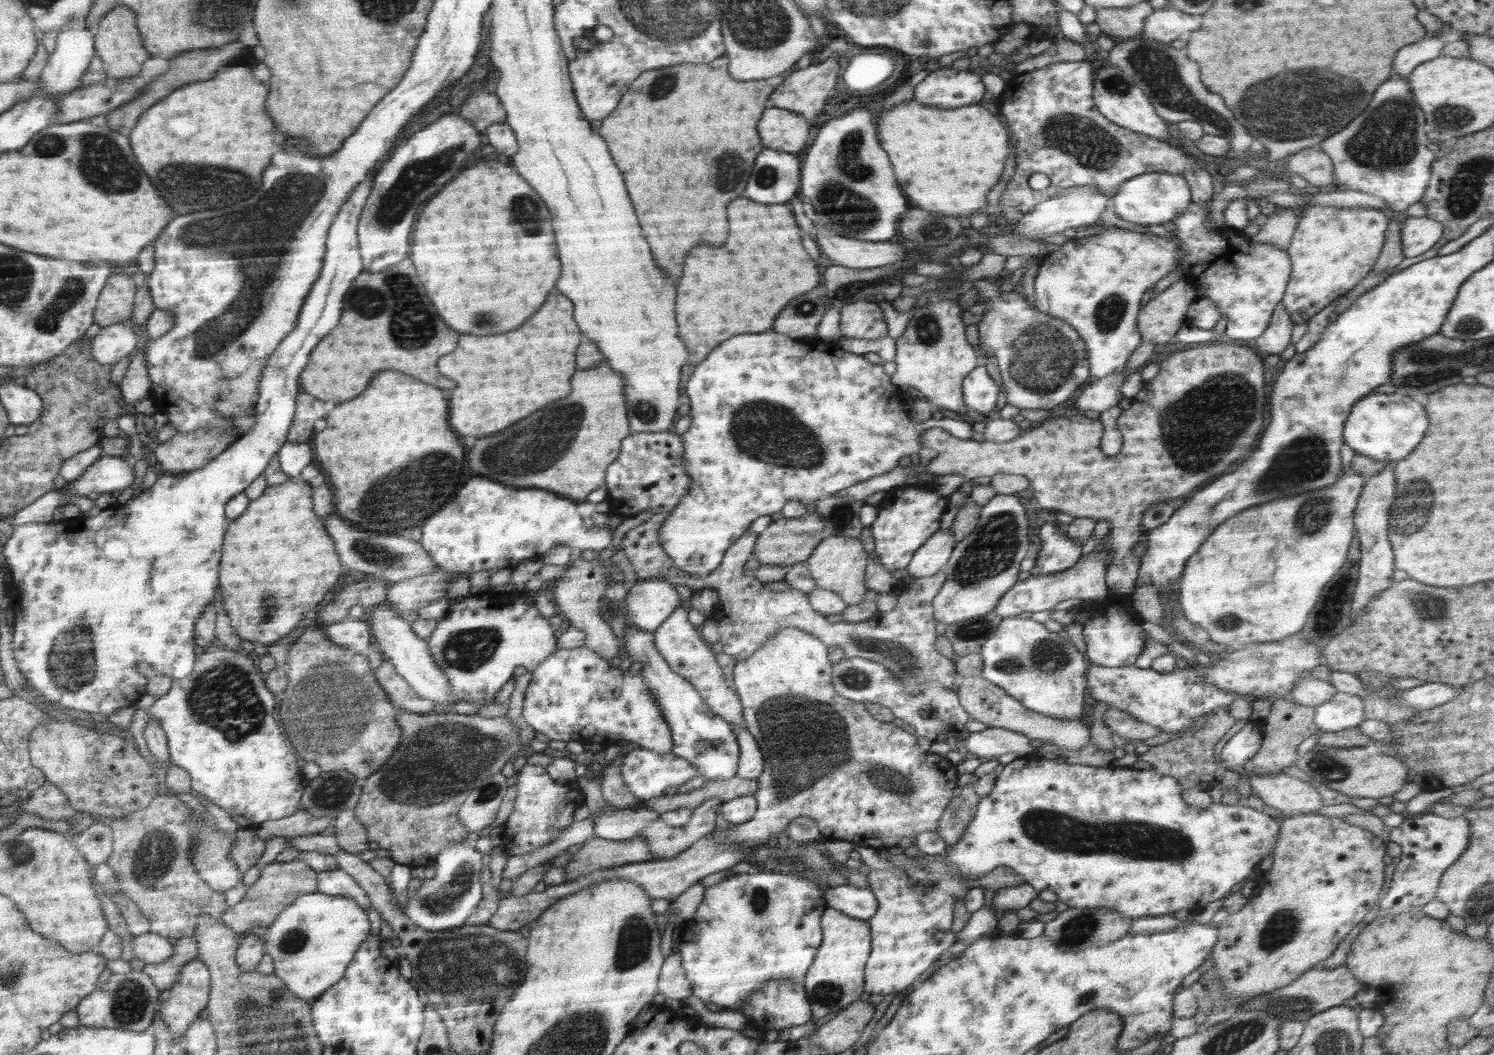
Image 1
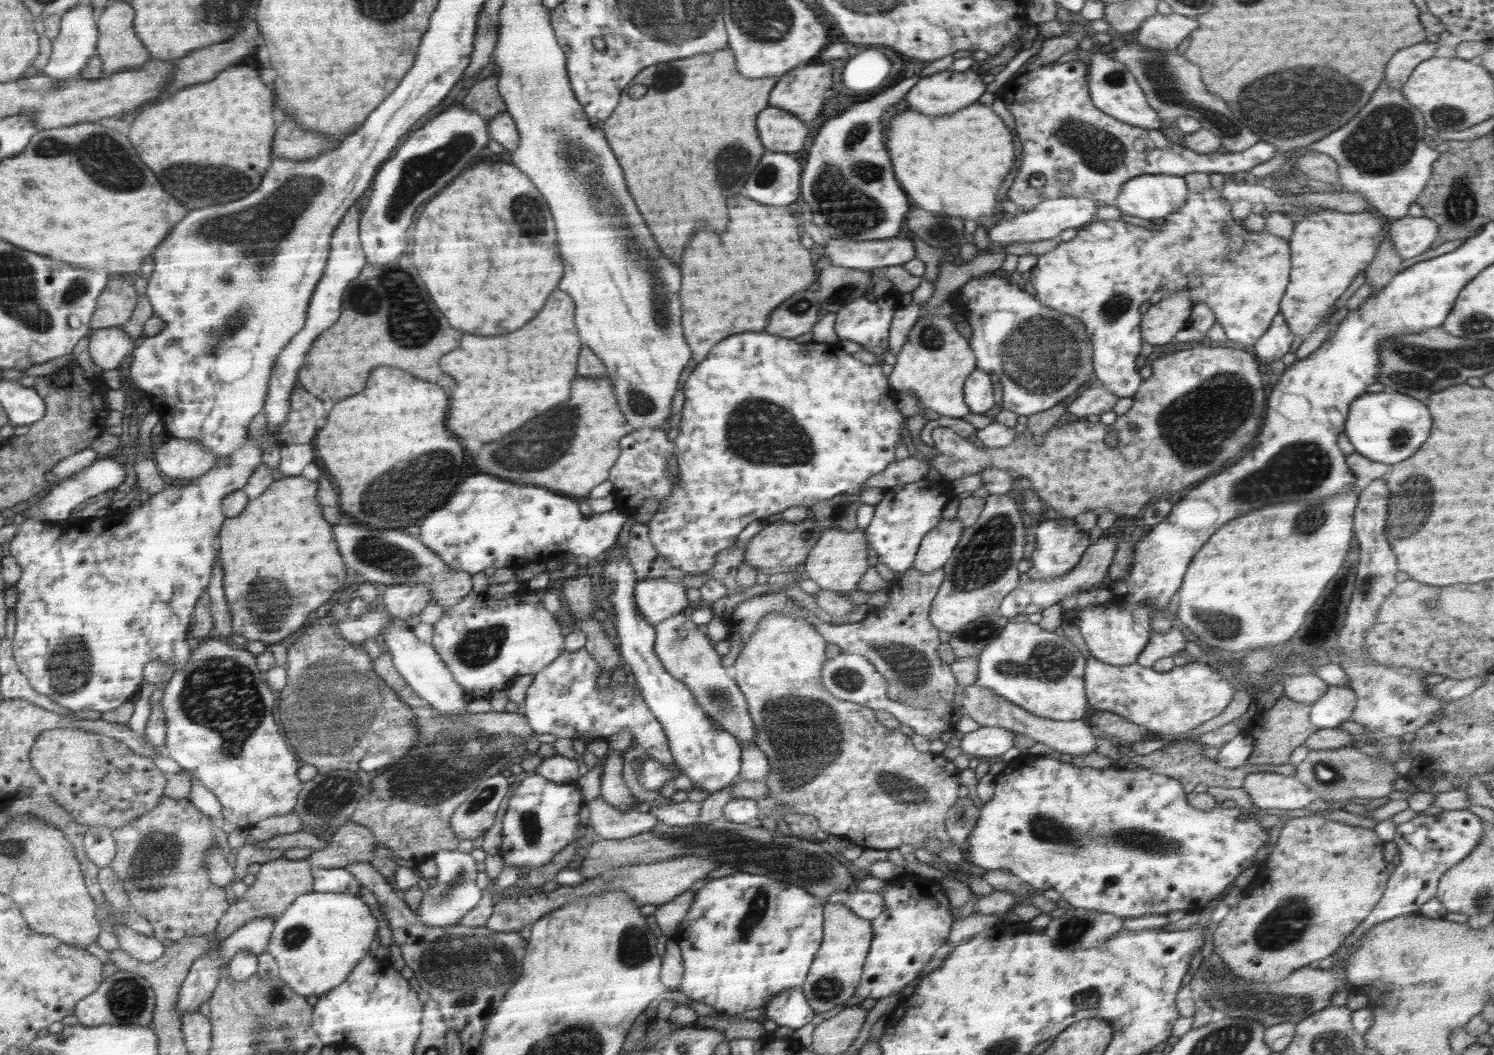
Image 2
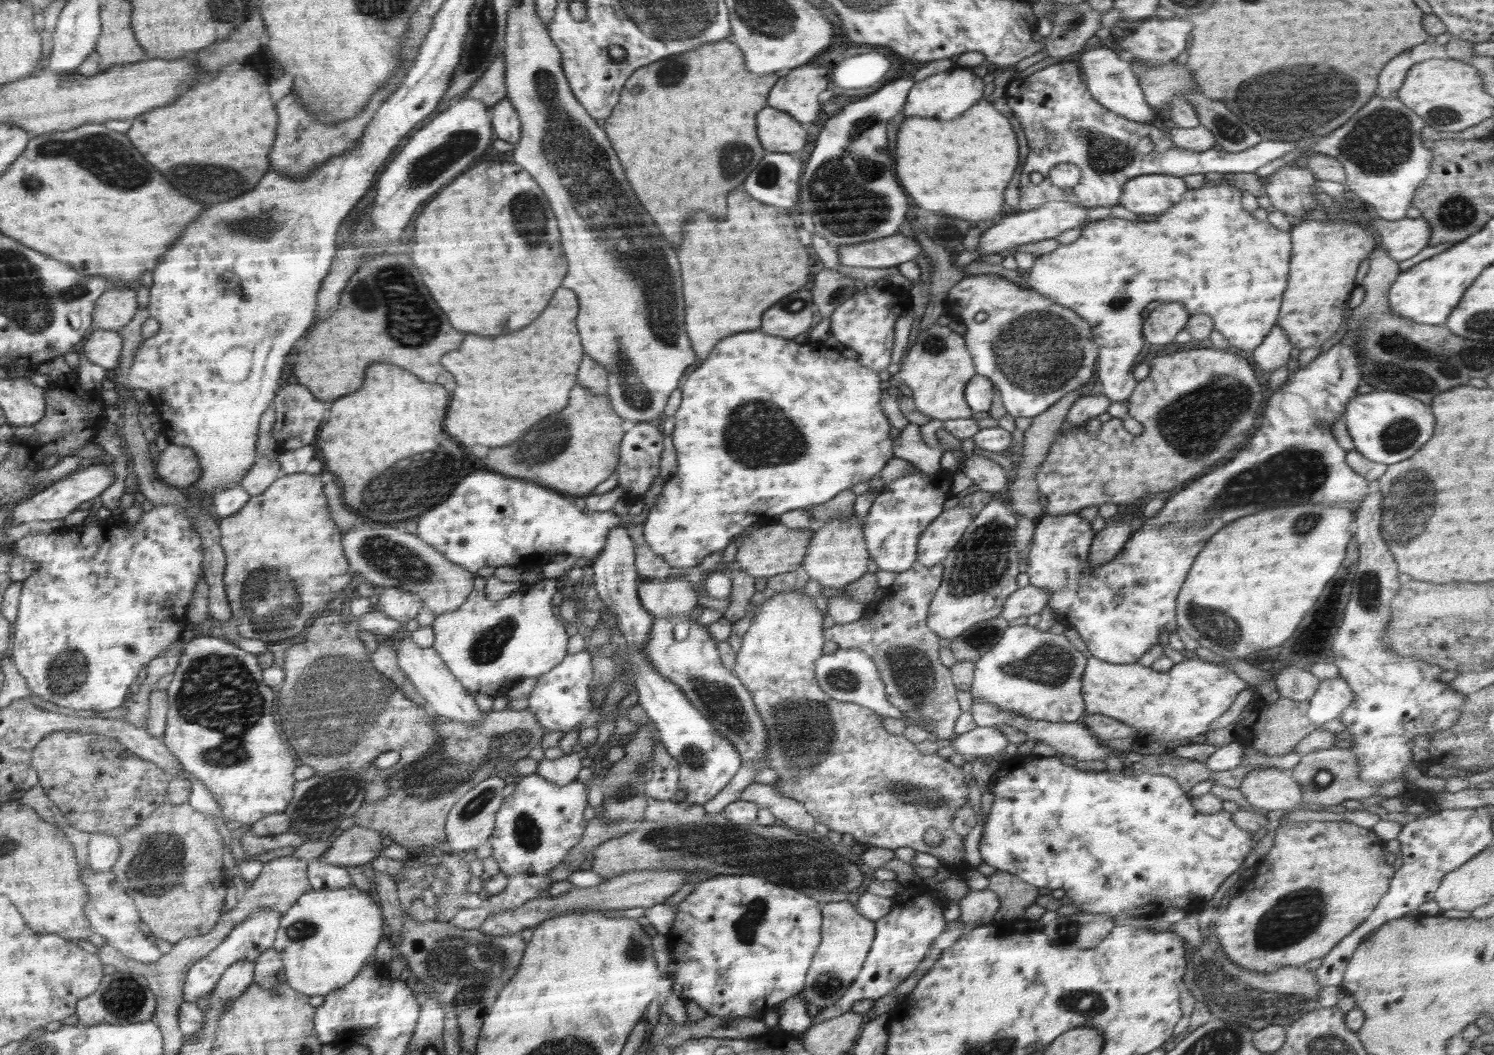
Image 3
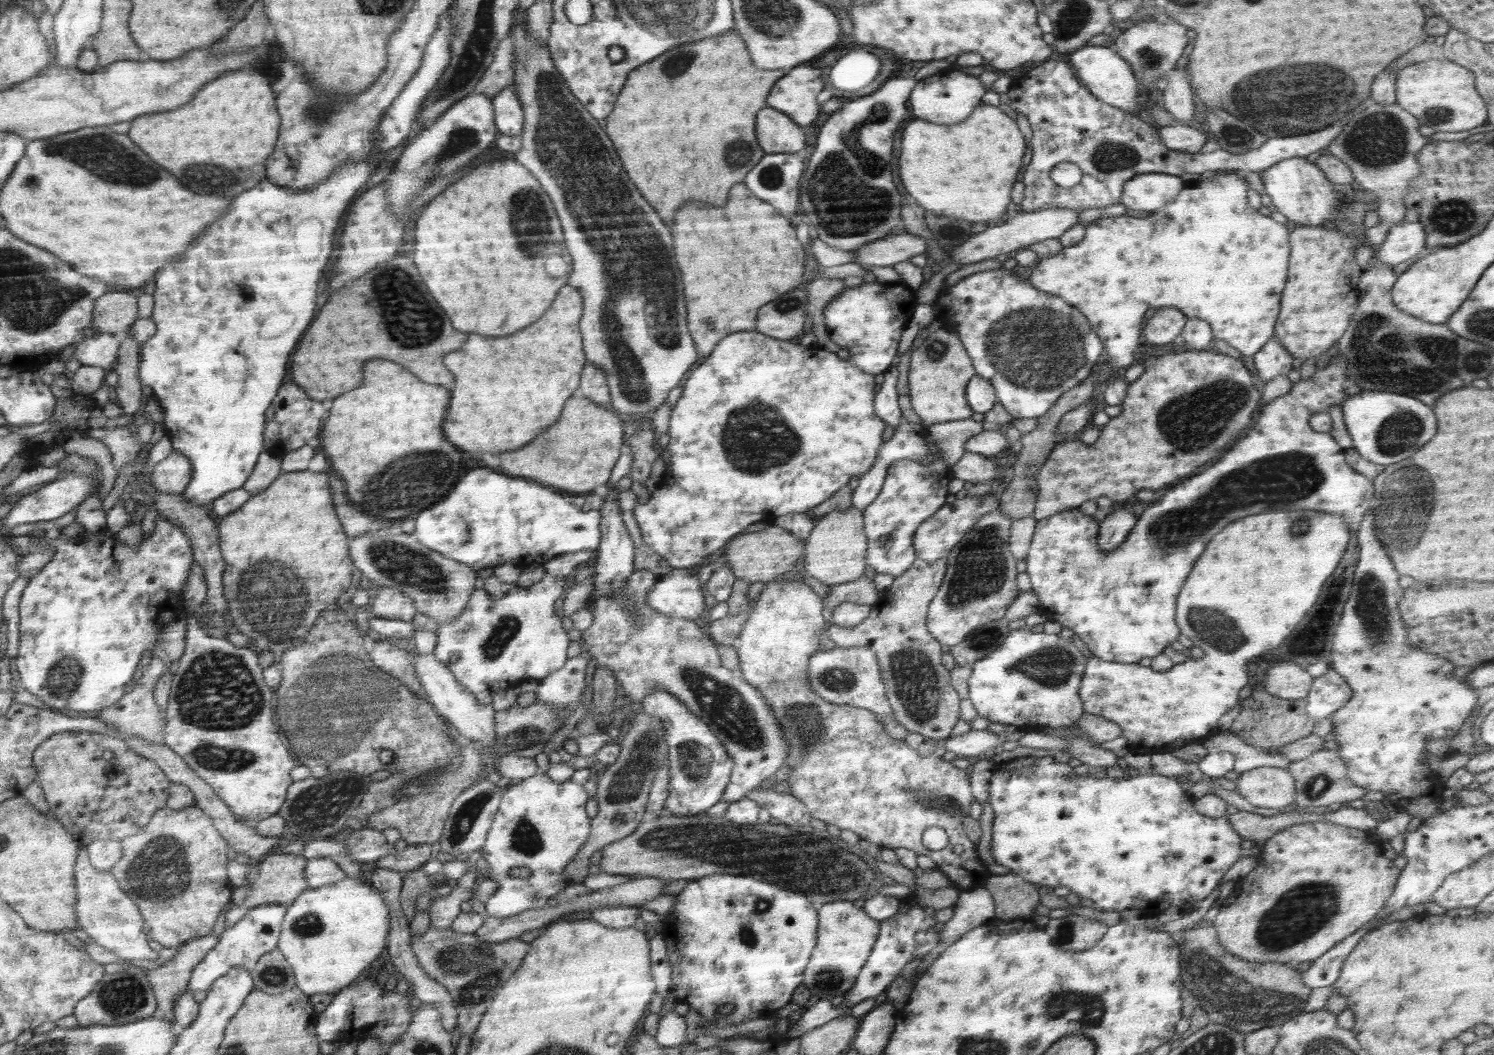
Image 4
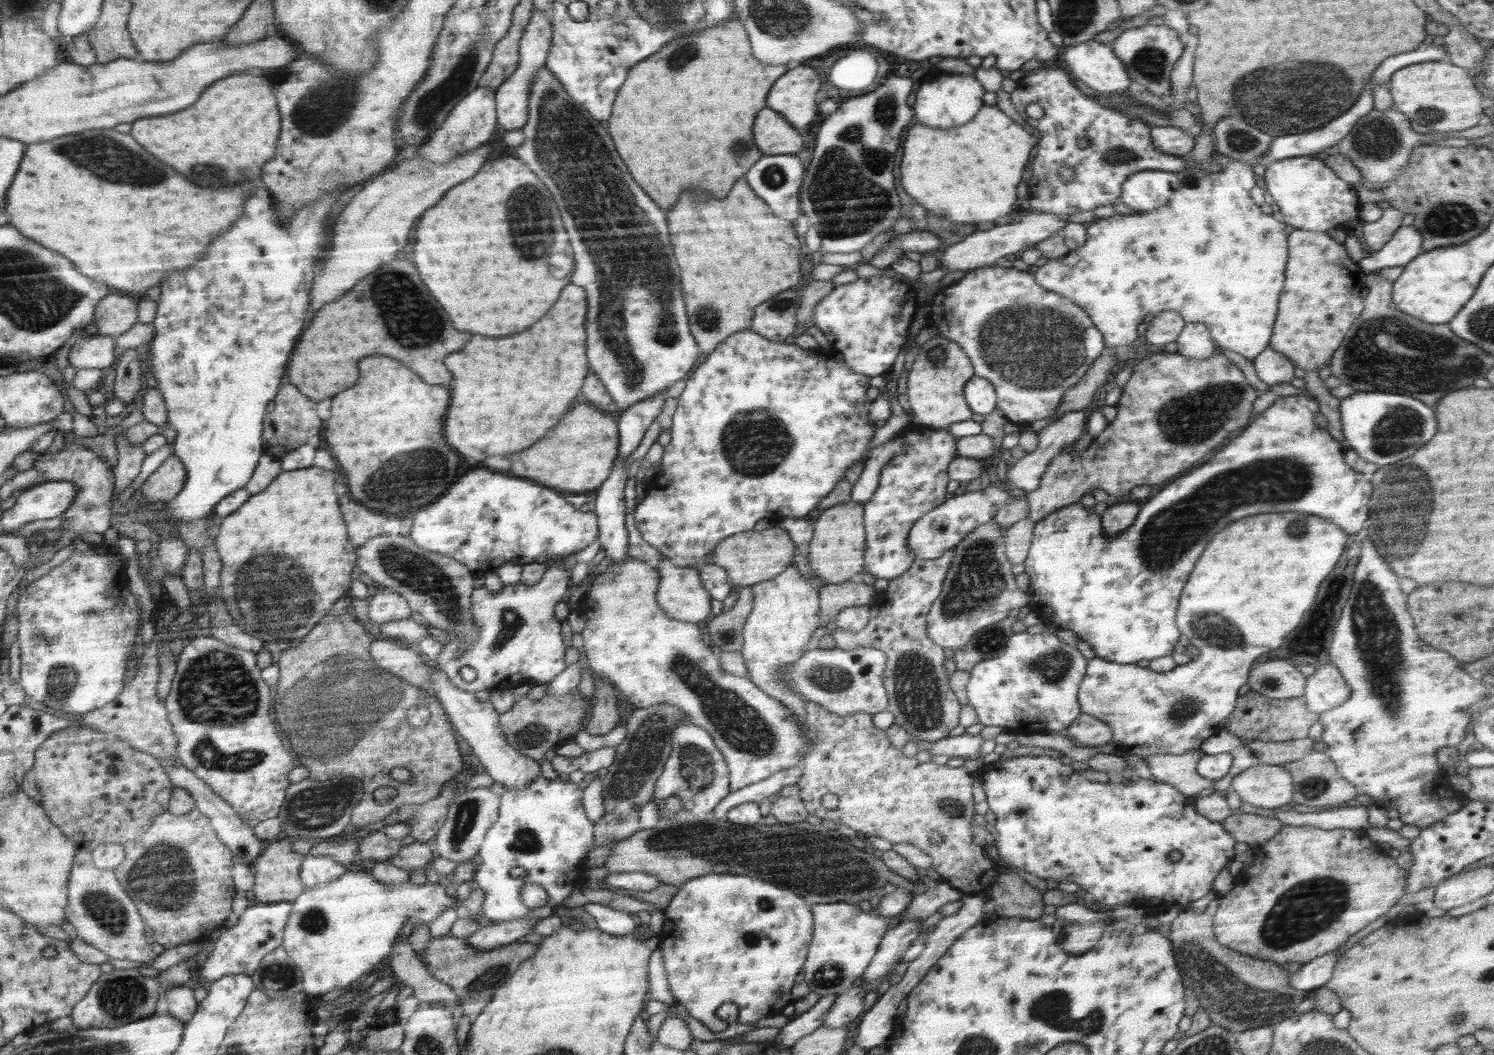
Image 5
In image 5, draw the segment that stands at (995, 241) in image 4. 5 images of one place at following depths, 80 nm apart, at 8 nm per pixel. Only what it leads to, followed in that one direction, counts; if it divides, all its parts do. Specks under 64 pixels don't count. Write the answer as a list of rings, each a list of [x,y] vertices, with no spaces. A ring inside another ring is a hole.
[[[1026,211],[1024,214],[1028,214],[1028,216],[1015,216],[1016,222],[1012,224],[996,226],[996,228],[984,232],[974,232],[968,238],[964,238],[962,242],[946,248],[946,254],[942,254],[939,266],[945,268],[947,272],[967,272],[980,267],[990,267],[1002,257],[1017,257],[1021,252],[1032,248],[1049,236],[1054,236],[1054,233],[1061,232],[1066,225],[1062,214],[1041,211]]]

